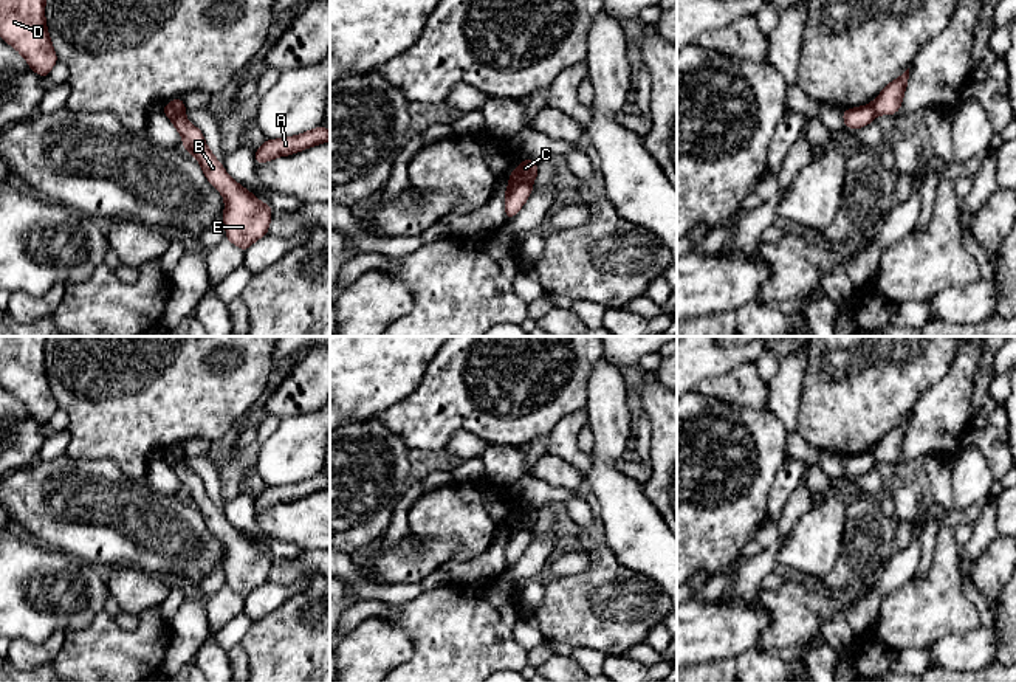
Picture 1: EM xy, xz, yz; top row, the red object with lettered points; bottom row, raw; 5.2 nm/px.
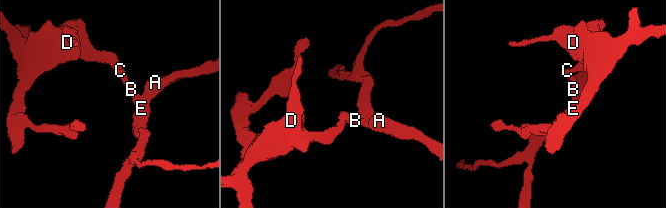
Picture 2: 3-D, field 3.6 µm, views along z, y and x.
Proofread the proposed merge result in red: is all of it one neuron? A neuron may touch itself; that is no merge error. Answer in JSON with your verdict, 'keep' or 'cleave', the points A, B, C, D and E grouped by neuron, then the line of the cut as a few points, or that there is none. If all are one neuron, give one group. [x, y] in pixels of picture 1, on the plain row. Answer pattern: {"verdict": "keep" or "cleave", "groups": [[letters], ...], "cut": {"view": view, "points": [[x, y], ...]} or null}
{"verdict": "cleave", "groups": [["A", "B", "C", "E"], ["D"]], "cut": {"view": "xy", "points": [[163, 454], [185, 456]]}}

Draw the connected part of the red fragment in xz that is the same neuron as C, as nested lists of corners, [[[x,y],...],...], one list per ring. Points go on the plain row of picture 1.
[[[525,505],[516,518],[511,519],[508,524],[510,532],[520,532],[520,530],[533,530],[537,524],[537,512],[536,508]]]

